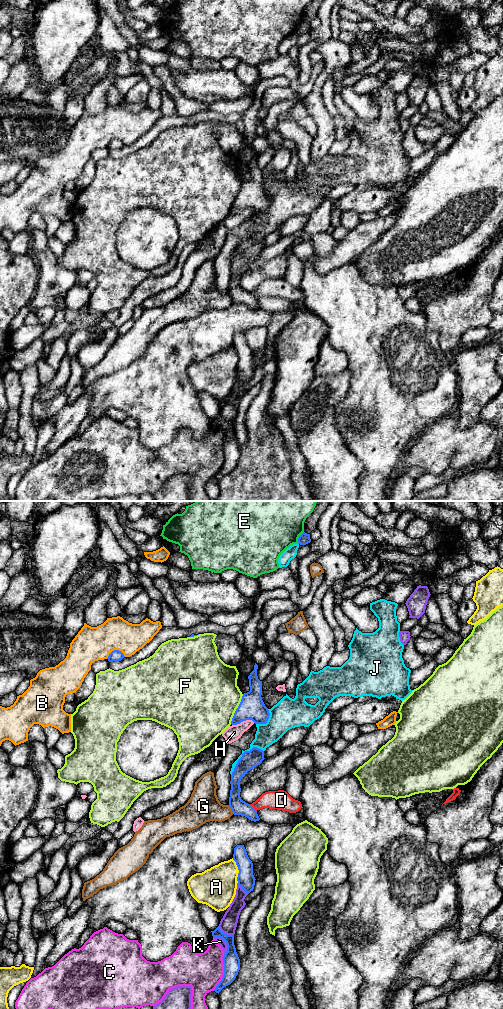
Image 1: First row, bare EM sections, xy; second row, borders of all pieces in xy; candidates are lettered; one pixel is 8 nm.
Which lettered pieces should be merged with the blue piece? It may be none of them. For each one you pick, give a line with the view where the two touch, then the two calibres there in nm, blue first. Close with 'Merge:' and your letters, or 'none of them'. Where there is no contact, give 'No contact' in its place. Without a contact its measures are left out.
Merge: none of them

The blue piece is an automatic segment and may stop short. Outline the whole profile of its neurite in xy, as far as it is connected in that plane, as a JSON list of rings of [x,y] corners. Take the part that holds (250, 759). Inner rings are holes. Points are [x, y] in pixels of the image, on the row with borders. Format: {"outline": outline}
{"outline": [[[253,747],[250,751],[245,751],[238,760],[231,775],[231,790],[229,797],[229,807],[234,815],[247,817],[251,821],[259,821],[257,811],[240,797],[240,781],[242,777],[254,767],[260,765],[264,760],[264,751]]]}

